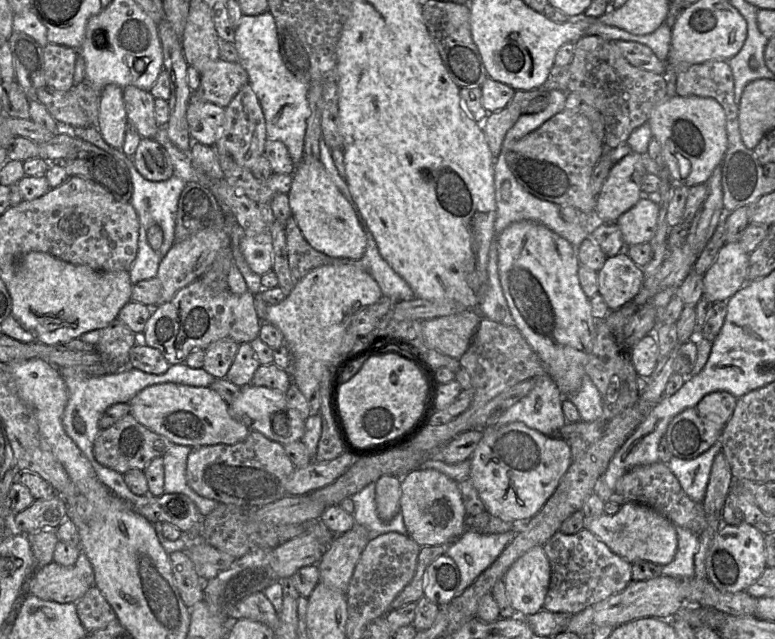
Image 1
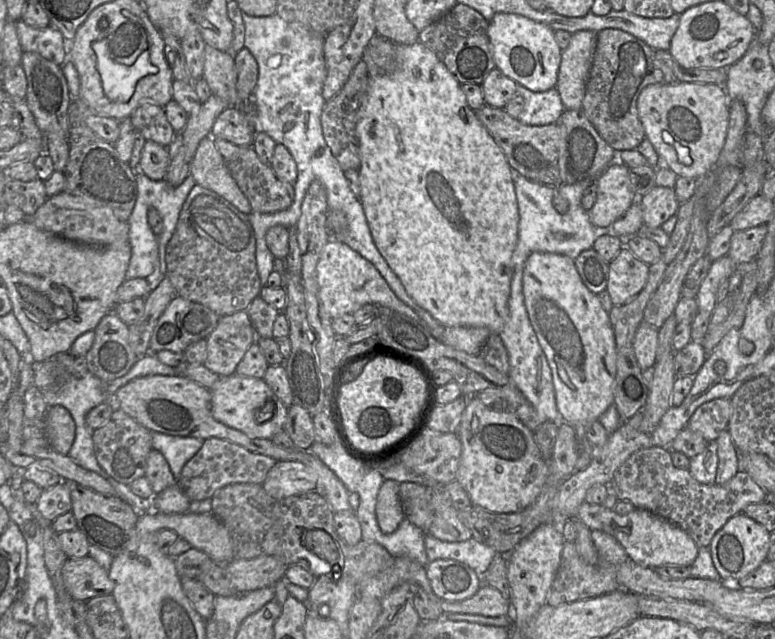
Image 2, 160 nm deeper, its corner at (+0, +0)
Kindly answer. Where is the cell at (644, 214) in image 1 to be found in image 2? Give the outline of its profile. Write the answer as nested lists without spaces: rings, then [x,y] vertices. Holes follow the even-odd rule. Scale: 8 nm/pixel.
[[[655,185],[649,192],[639,197],[643,211],[643,223],[652,228],[661,227],[677,214],[680,203],[674,188]]]

